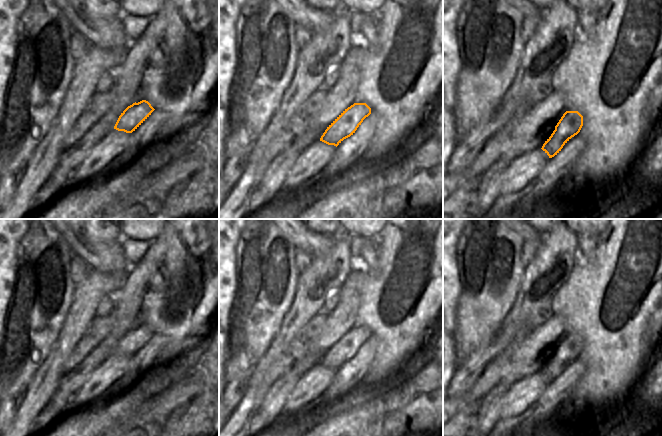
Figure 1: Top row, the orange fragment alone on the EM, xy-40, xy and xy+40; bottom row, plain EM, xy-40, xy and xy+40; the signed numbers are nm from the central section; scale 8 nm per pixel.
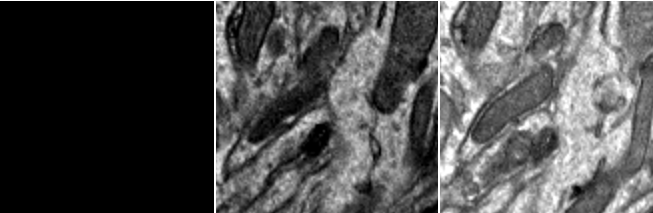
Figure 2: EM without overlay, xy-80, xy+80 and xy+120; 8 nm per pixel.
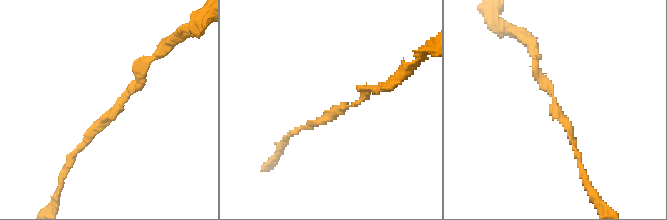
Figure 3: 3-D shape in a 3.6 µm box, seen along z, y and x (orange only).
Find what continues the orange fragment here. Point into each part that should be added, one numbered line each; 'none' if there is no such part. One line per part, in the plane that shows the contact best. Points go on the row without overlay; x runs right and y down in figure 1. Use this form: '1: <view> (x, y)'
none

